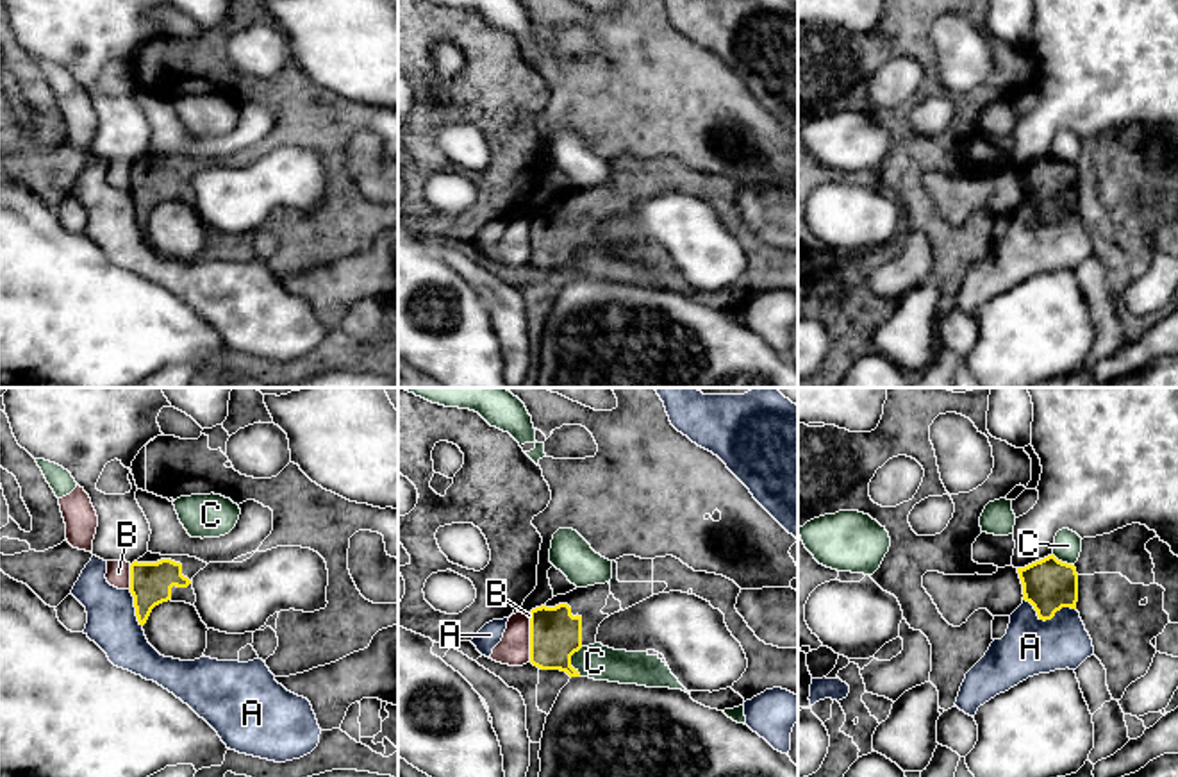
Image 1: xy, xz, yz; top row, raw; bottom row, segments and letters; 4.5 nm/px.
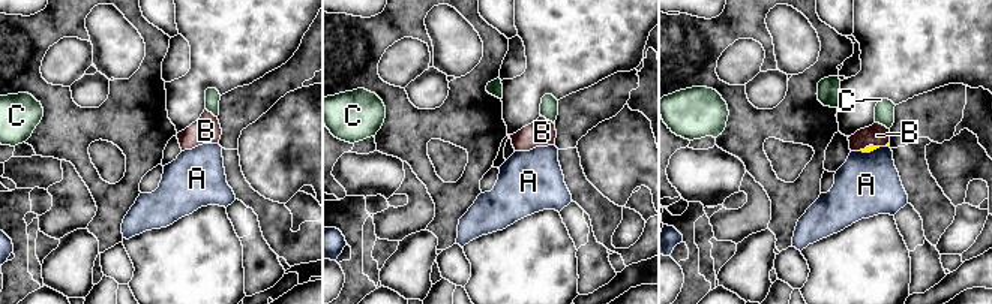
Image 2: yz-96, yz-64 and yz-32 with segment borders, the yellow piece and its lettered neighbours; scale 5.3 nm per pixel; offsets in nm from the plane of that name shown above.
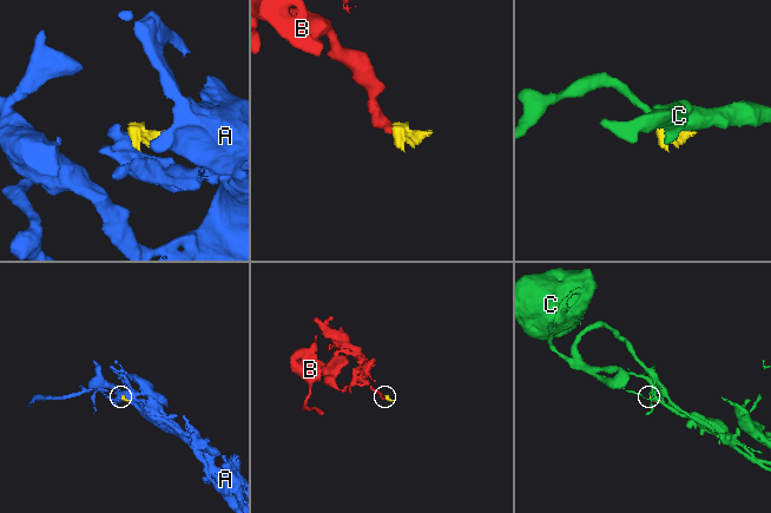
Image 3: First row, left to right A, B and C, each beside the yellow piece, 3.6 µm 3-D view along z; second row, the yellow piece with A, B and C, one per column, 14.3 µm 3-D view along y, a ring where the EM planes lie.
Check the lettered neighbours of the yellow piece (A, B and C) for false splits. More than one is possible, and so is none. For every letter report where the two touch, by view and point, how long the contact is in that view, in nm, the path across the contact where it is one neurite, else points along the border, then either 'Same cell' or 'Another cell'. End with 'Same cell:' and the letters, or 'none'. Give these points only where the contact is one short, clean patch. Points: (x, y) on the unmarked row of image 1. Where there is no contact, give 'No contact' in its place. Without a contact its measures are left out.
A: Touches yellow at yz (1048, 218). Shared border 240 nm. Boundary: yz (1023, 199), (1045, 220), (1062, 208), (1075, 208). Another cell
B: Touches yellow at xz (530, 238). Shared border 220 nm. Another cell
C: Touches yellow at xz (570, 261). Shared border 140 nm. Another cell
Same cell: none

